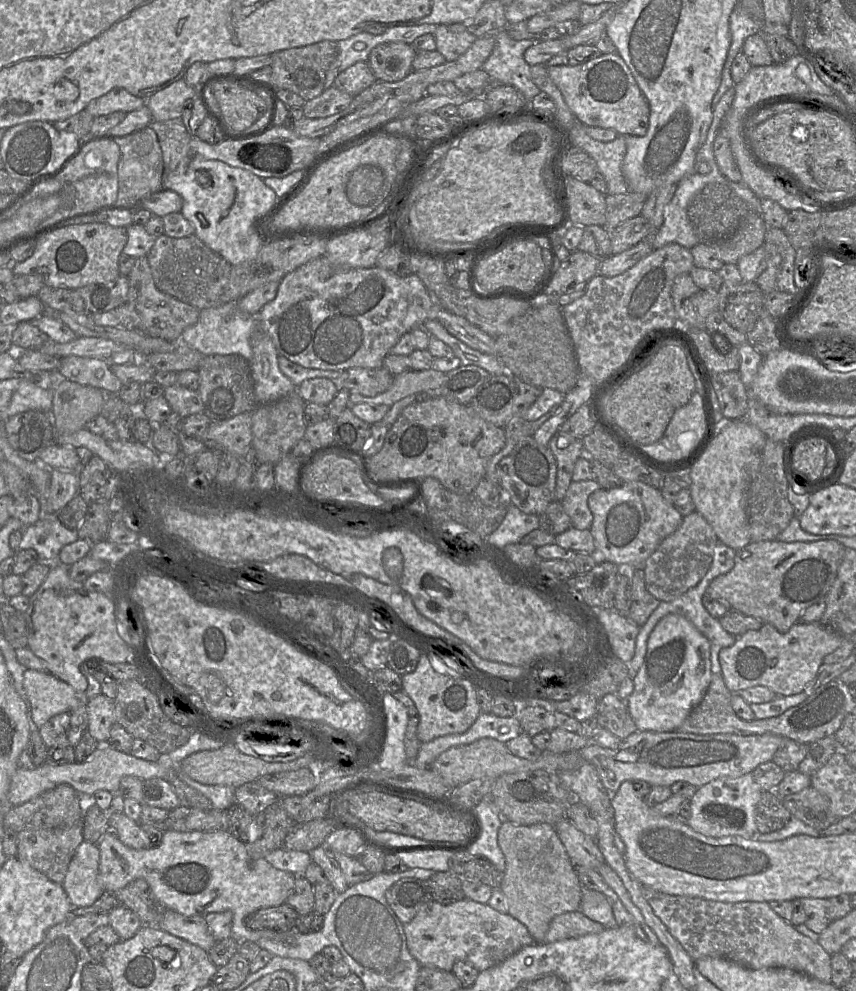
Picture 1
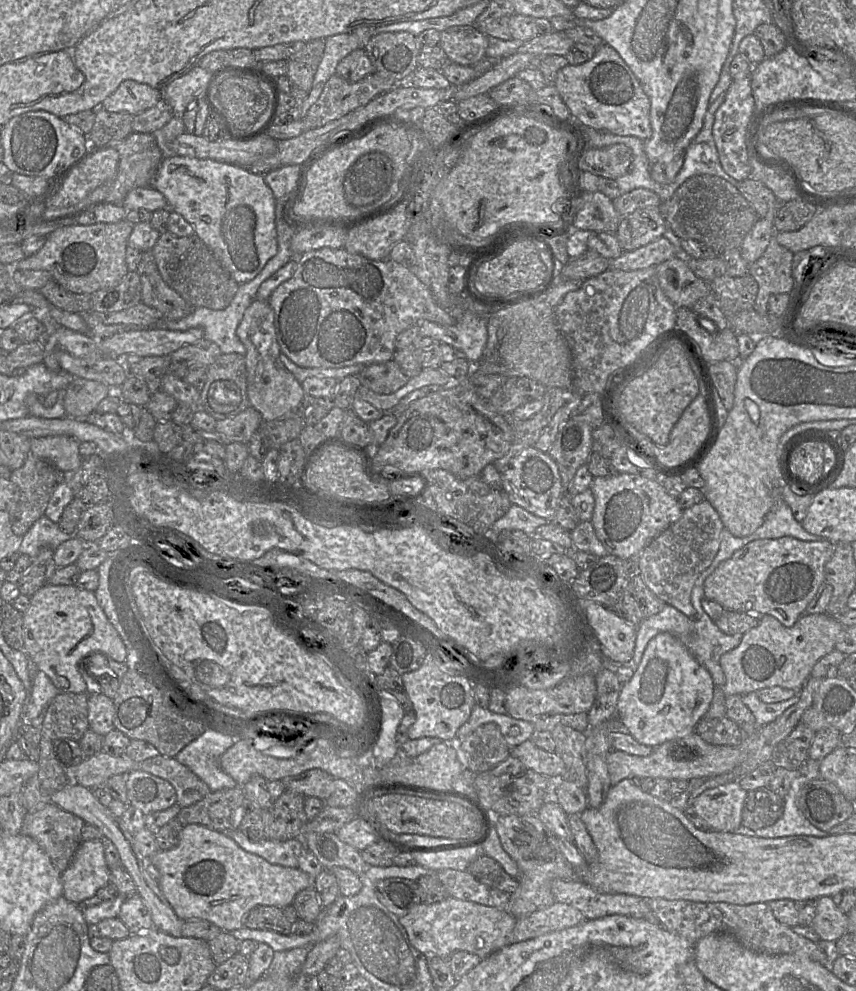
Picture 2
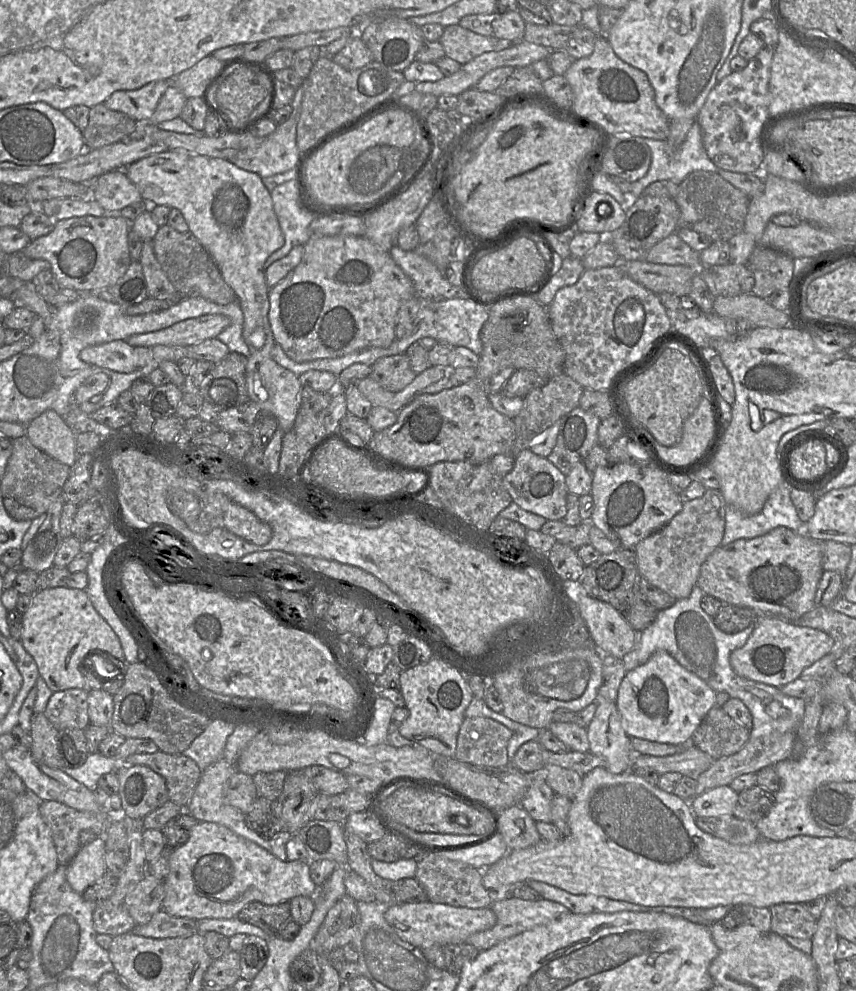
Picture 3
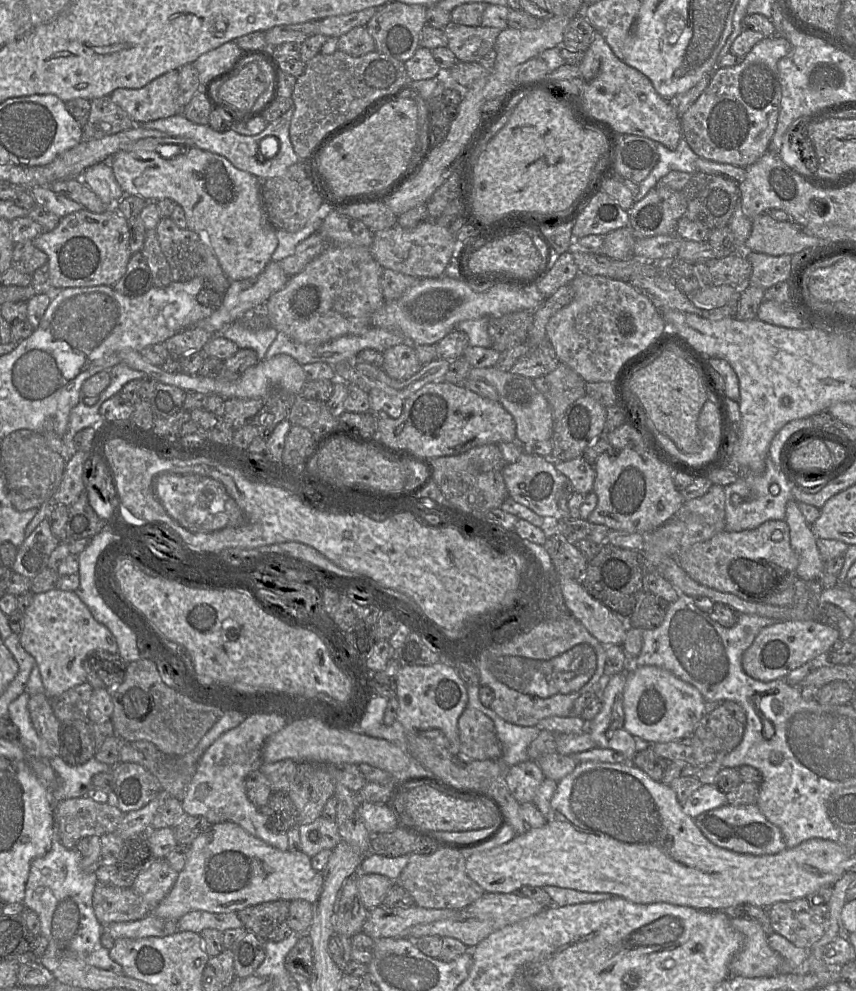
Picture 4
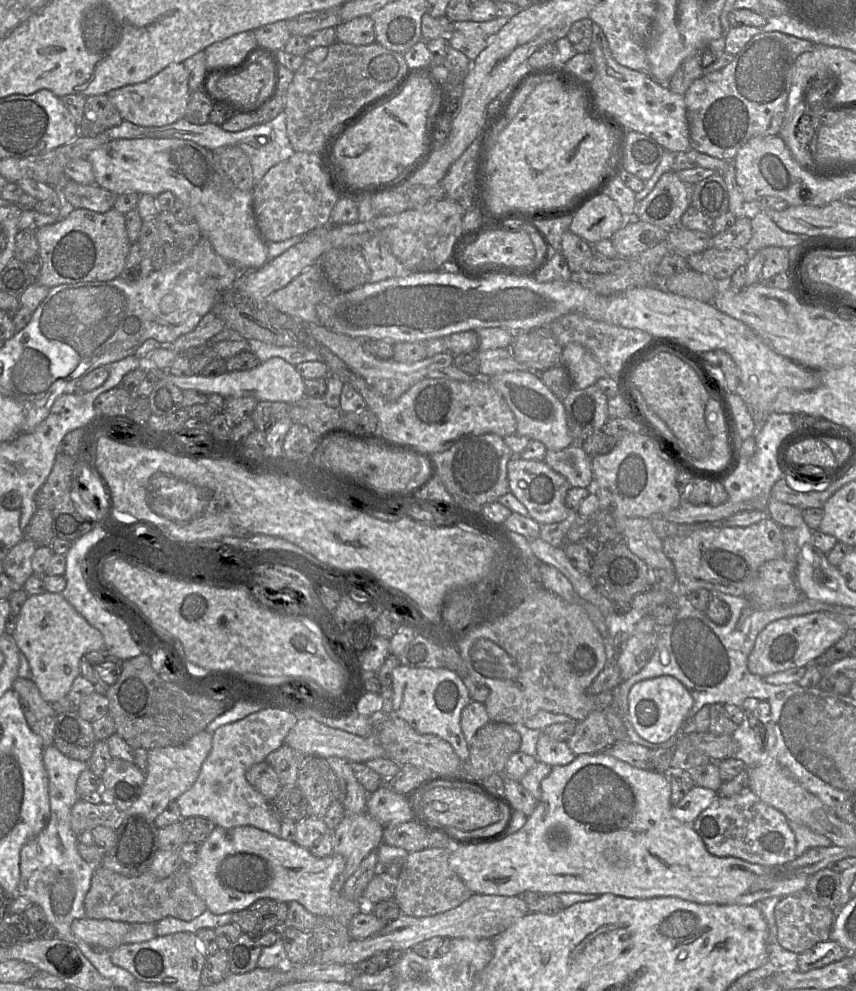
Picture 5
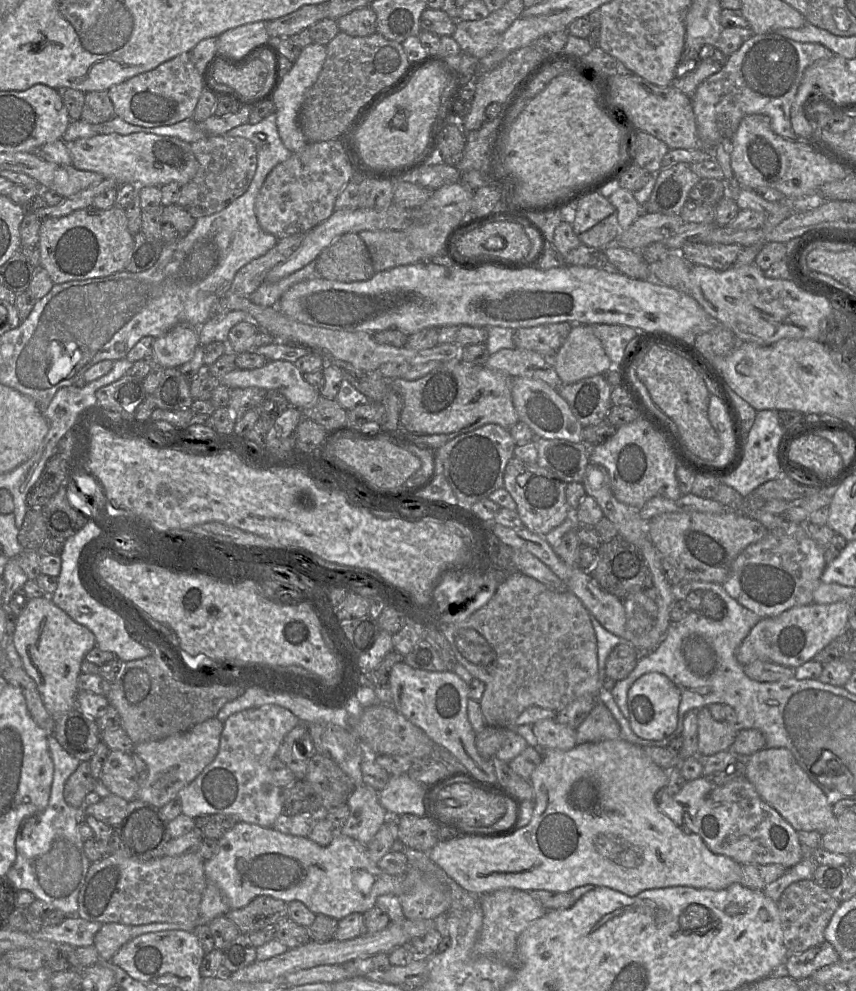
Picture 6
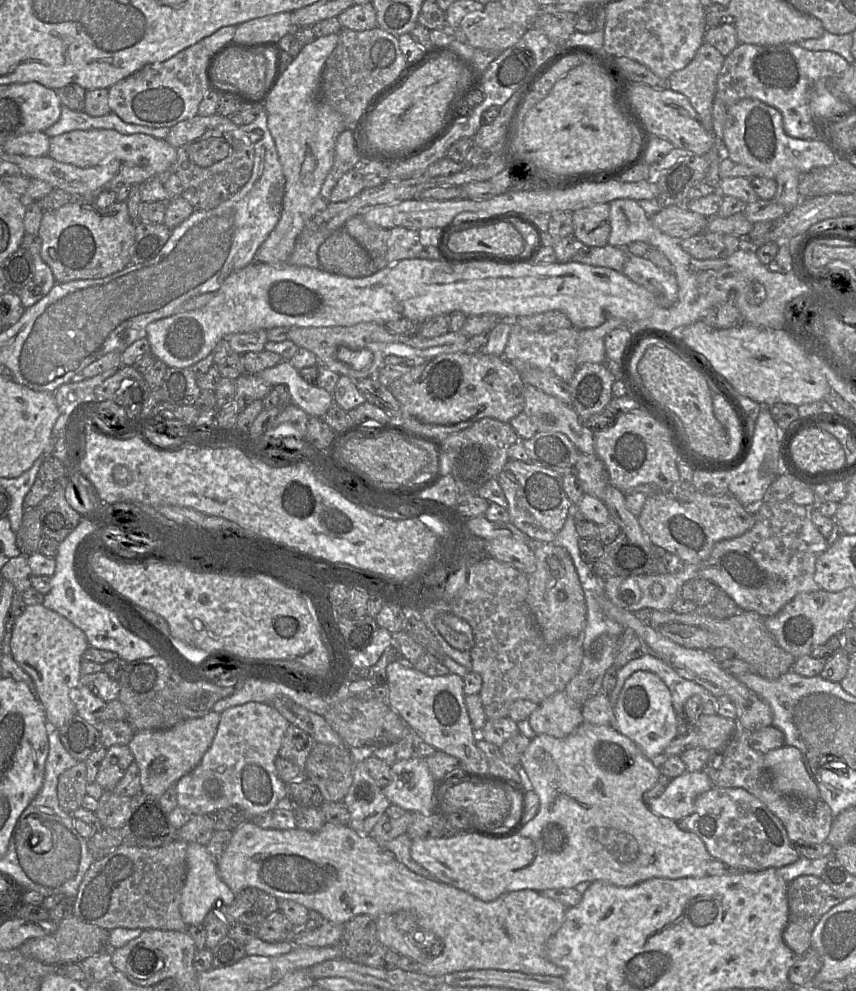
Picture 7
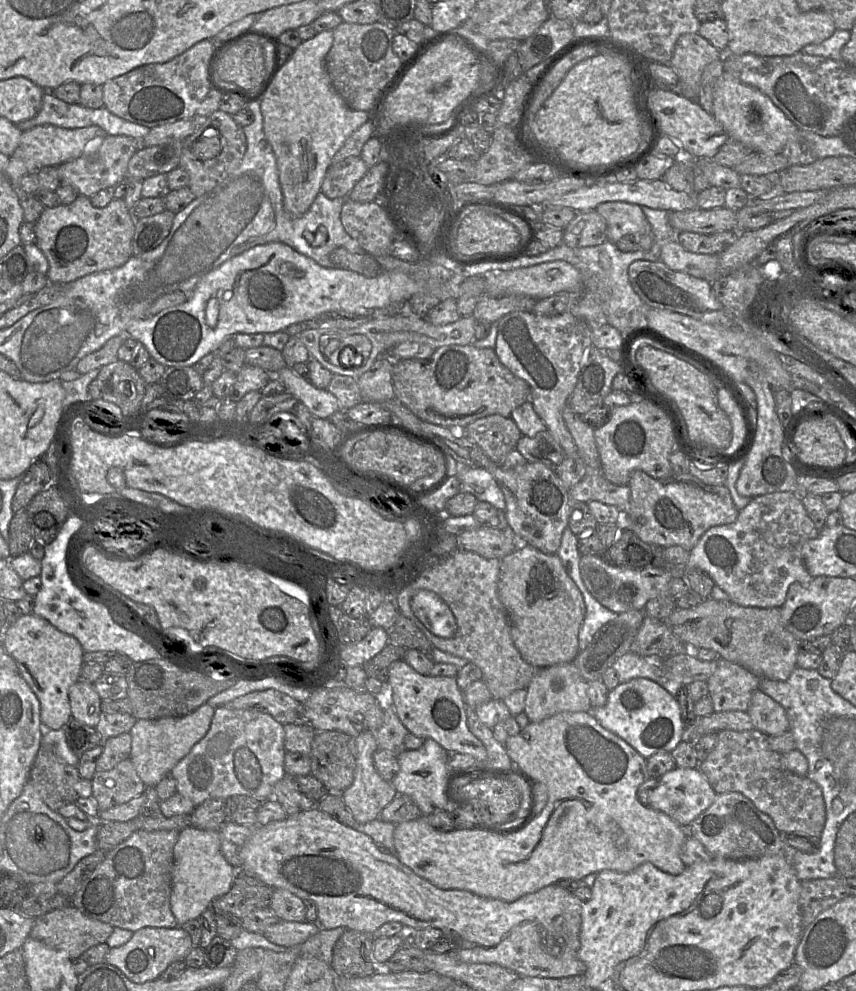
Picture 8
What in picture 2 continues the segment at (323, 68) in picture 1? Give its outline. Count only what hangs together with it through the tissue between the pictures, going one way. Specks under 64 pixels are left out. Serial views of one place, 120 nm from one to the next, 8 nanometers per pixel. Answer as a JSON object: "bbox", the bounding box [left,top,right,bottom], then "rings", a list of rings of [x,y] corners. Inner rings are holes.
{"bbox":[286,39,325,93],"rings":[[[325,39],[312,40],[287,60],[286,75],[307,93],[312,88],[314,75],[322,59],[324,49]]]}

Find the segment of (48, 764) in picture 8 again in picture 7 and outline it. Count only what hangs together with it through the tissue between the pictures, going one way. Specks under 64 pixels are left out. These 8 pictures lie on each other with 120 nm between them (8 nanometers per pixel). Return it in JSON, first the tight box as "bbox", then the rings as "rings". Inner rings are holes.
{"bbox":[57,761,86,814],"rings":[[[79,761],[75,766],[65,770],[58,778],[57,798],[60,808],[71,814],[81,807],[86,793],[86,764]]]}

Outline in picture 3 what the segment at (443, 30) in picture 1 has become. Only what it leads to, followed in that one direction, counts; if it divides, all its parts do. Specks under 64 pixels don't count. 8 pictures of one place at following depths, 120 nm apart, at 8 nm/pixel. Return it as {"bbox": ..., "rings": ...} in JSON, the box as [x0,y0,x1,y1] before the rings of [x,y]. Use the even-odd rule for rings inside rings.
{"bbox":[439,24,502,65],"rings":[[[459,24],[444,28],[444,33],[439,39],[449,58],[464,65],[475,57],[500,48],[502,42],[495,36],[484,36]]]}

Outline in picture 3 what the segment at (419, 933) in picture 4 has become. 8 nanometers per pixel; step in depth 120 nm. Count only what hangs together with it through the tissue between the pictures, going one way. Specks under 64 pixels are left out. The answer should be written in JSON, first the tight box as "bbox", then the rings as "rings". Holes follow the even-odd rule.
{"bbox":[465,897,571,951],"rings":[[[509,897],[492,902],[490,908],[497,917],[496,924],[491,929],[472,934],[465,941],[480,951],[571,912],[558,902],[542,898],[531,901]]]}

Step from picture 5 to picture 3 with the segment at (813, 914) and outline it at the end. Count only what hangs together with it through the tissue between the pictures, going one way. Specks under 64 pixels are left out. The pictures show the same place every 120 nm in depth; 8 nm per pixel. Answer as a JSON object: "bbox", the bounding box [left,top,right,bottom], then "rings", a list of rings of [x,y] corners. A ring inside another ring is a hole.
{"bbox":[769,903,817,939],"rings":[[[781,903],[769,908],[771,932],[780,936],[812,939],[817,929],[817,920],[801,903]]]}

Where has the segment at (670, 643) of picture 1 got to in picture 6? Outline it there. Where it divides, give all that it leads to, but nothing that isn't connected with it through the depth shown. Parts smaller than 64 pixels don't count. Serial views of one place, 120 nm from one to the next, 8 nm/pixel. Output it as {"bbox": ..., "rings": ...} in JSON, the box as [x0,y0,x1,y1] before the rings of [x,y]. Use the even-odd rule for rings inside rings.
{"bbox":[628,672,680,741],"rings":[[[658,672],[642,675],[628,691],[628,720],[632,731],[640,738],[652,741],[660,741],[670,736],[677,728],[680,701],[679,688],[667,676]]]}

